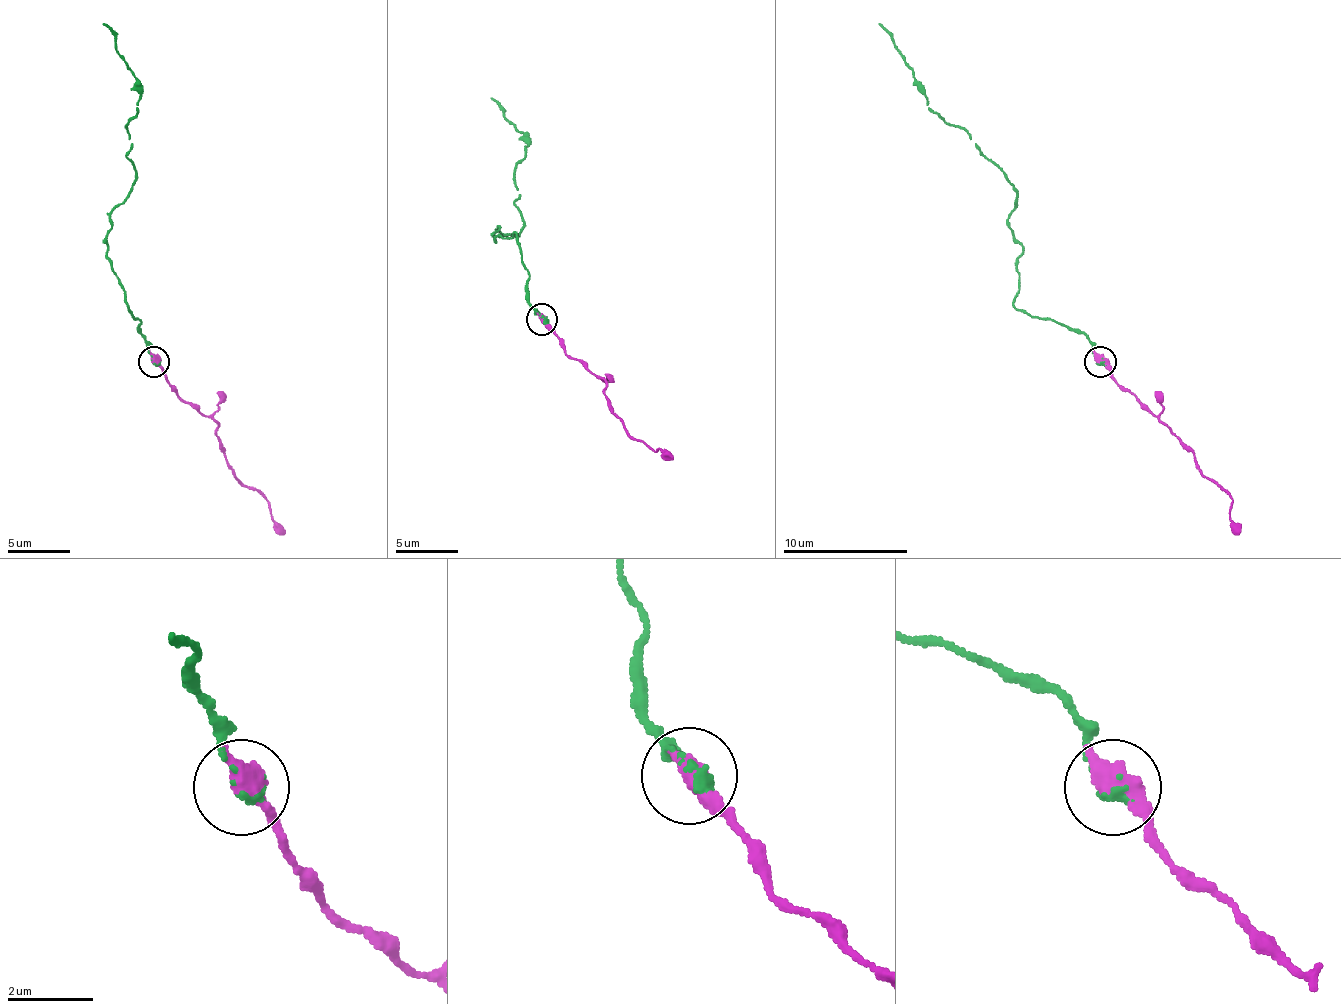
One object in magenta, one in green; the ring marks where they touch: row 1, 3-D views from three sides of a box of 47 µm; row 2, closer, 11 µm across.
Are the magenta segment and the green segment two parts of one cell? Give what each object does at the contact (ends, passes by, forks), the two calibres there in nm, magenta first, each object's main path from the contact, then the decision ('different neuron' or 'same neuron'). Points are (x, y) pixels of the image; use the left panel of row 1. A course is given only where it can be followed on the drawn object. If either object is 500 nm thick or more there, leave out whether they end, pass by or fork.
magenta passes by; green ends there; 440 nm thick on the magenta side, 150 nm on the other; magenta runs (153, 362), (175, 390), (218, 428), (218, 446), (228, 468), (265, 499), (272, 521), (284, 534); green runs (153, 362), (106, 247), (109, 215), (131, 184), (128, 122), (137, 112), (140, 81), (103, 22); same neuron

